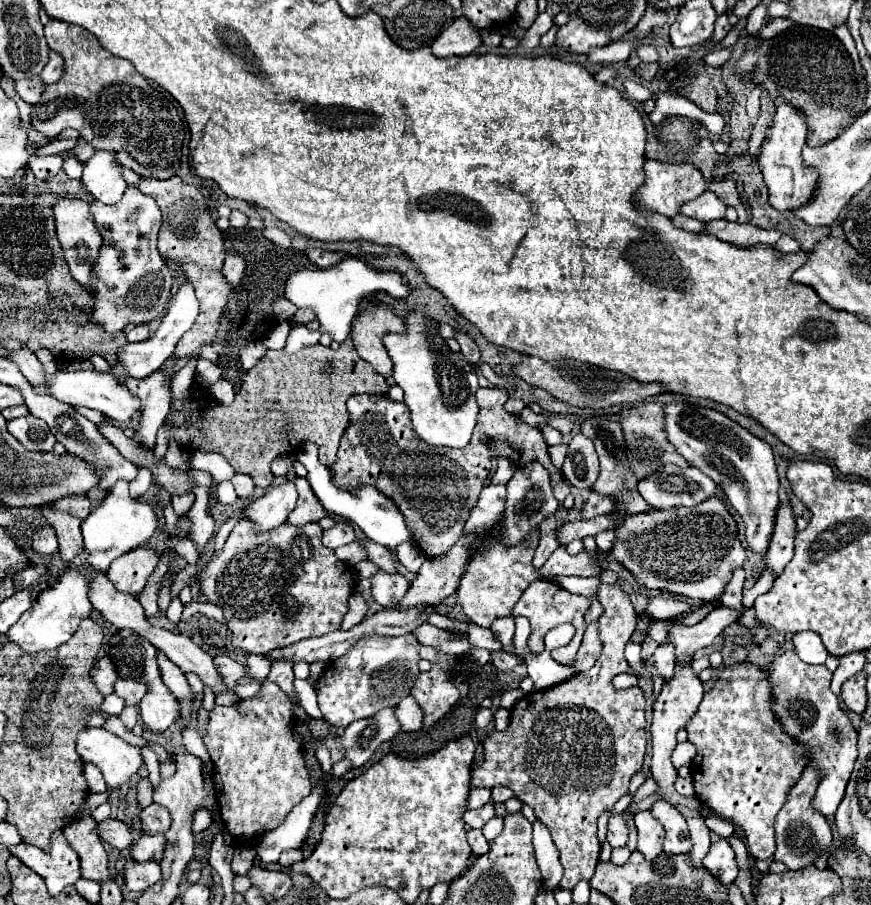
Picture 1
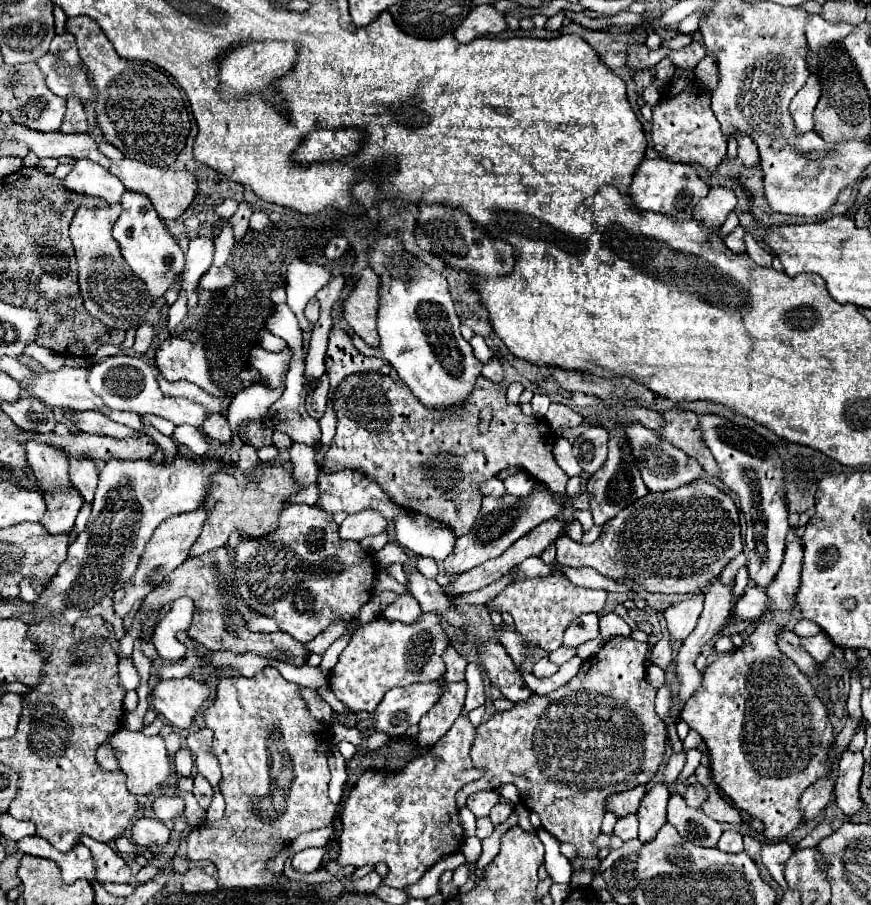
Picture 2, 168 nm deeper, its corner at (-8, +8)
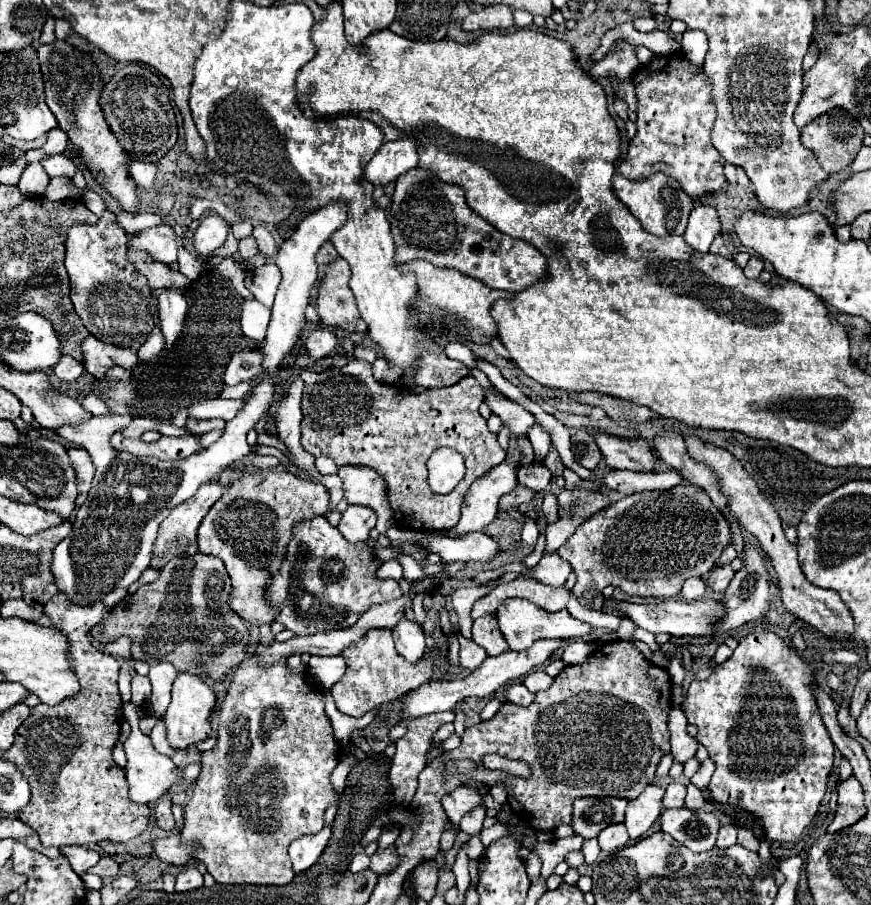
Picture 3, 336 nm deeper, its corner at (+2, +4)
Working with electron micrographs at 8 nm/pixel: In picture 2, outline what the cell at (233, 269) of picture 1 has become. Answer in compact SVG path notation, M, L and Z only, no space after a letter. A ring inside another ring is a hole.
M210 266L210 270L202 276L200 286L208 290L220 290L230 288L232 282L236 282L236 270L230 266Z

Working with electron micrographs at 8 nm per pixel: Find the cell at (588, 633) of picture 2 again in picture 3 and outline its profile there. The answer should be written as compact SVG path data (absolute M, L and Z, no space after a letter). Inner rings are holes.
M682 484L662 492L640 492L612 502L606 510L594 514L594 518L586 520L564 546L558 548L558 554L572 566L578 582L574 586L574 594L580 602L582 590L586 586L594 586L602 590L604 586L616 586L628 596L662 596L672 598L682 590L684 580L700 574L710 574L716 568L716 560L722 550L730 544L730 524L714 508L710 496L694 486Z

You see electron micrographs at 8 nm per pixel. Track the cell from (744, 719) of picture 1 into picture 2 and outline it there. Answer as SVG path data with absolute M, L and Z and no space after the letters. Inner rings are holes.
M792 526L788 532L780 574L776 574L776 578L768 586L770 612L762 614L756 630L748 636L742 648L720 654L706 668L704 690L698 690L682 710L682 720L702 736L708 748L710 776L718 790L722 790L736 804L736 808L748 812L752 818L758 818L764 824L766 840L772 842L786 838L800 824L798 798L810 784L828 774L828 748L834 740L828 710L816 696L810 680L776 646L776 632L780 628L786 628L794 602L792 598L800 584L802 532L802 526Z

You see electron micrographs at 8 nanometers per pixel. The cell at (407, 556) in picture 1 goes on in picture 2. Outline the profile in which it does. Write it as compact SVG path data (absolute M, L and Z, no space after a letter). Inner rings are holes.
M416 558L416 568L426 574L426 578L434 578L438 574L438 562L432 558Z

